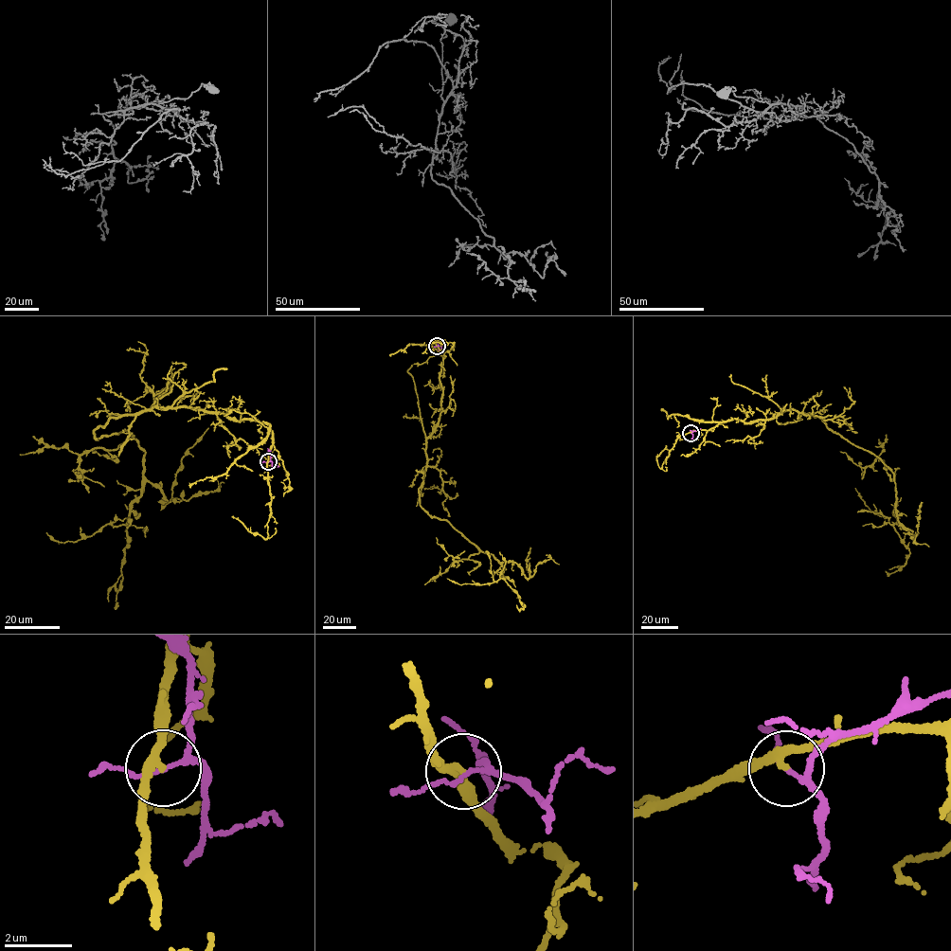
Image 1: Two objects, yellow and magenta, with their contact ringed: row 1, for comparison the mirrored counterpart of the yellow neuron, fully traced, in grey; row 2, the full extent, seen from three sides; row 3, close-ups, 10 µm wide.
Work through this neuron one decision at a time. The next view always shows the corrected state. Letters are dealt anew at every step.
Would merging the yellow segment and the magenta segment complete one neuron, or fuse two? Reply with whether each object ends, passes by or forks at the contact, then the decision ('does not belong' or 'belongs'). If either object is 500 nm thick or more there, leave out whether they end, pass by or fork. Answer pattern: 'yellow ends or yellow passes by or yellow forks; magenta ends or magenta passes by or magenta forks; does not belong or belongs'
yellow passes by; magenta forks; does not belong

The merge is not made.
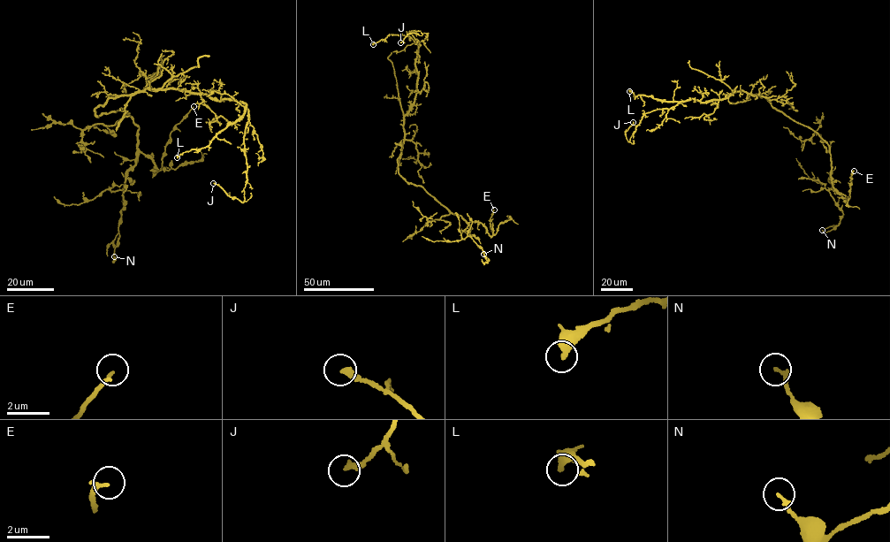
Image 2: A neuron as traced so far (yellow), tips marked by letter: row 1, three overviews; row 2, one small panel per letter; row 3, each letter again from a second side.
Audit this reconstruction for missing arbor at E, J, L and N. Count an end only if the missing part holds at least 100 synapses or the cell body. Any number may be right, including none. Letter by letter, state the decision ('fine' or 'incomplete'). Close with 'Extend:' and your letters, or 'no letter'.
E: fine
J: fine
L: fine
N: fine
Extend: no letter

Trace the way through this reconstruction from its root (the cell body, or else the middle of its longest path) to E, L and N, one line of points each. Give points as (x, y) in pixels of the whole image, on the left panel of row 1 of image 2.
E: (117, 96), (95, 115), (125, 110), (138, 126), (138, 148), (152, 160), (154, 173), (174, 126), (193, 106)
L: (117, 96), (172, 88), (247, 105), (241, 117), (216, 133), (208, 145), (177, 157)
N: (117, 96), (94, 111), (97, 117), (120, 108), (138, 126), (135, 166), (125, 172), (125, 205), (114, 256)

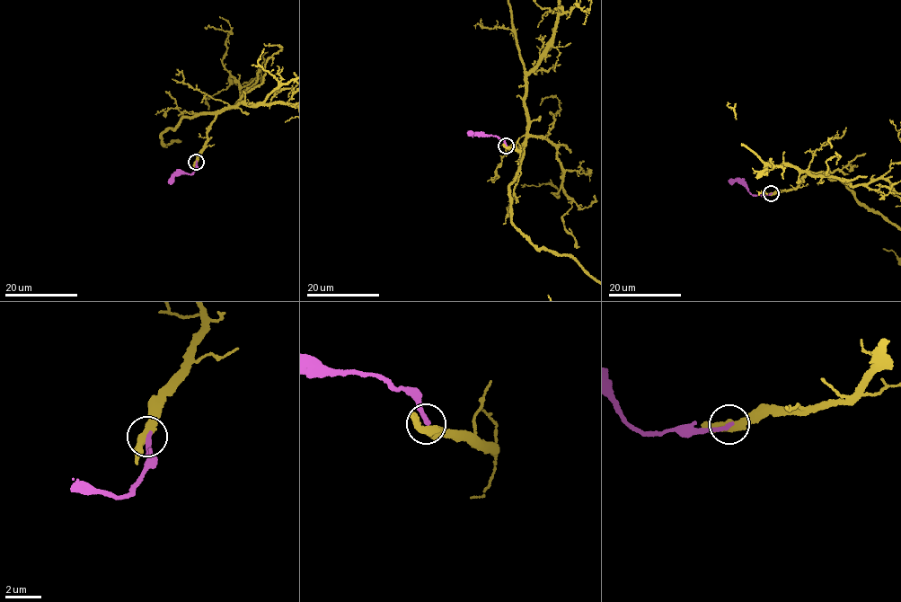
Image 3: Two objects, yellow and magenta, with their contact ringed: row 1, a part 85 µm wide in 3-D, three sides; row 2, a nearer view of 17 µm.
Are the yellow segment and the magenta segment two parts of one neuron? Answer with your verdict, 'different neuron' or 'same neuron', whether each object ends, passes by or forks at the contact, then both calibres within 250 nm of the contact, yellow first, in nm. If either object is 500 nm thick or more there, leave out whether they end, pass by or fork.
different neuron; yellow passes by; magenta ends there; 440 nm thick on the yellow side, 260 nm on the other

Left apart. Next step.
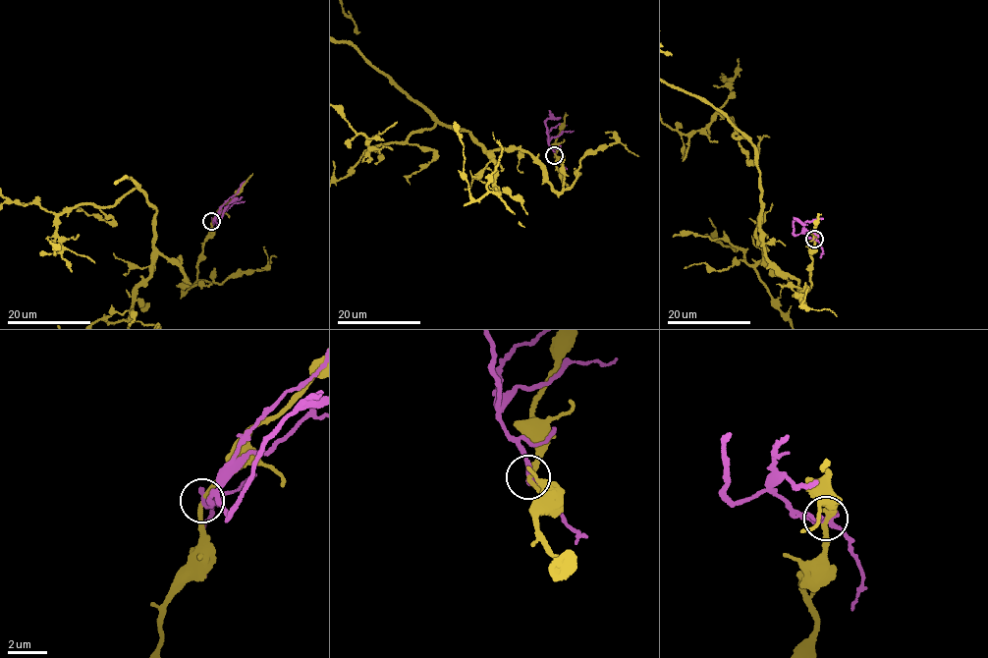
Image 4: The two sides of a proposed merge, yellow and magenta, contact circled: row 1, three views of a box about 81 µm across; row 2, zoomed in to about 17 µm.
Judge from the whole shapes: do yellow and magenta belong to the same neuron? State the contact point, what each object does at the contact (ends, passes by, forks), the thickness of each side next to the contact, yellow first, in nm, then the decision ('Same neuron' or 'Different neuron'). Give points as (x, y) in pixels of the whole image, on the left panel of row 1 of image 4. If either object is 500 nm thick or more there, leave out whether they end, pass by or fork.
Place: (211, 221). At the ring yellow passes by. At the ring magenta passes by. Thickness 240 nm (yellow) against 240 nm. Different neuron

